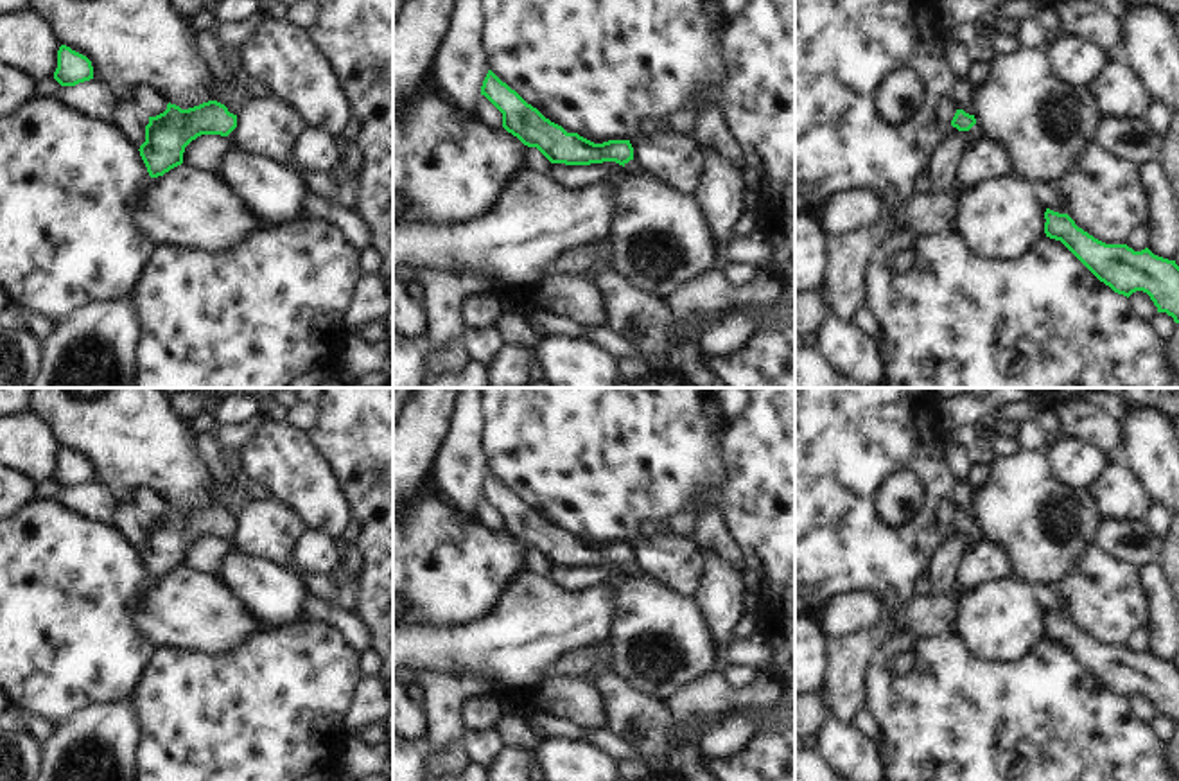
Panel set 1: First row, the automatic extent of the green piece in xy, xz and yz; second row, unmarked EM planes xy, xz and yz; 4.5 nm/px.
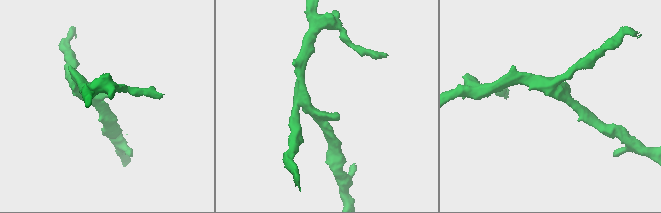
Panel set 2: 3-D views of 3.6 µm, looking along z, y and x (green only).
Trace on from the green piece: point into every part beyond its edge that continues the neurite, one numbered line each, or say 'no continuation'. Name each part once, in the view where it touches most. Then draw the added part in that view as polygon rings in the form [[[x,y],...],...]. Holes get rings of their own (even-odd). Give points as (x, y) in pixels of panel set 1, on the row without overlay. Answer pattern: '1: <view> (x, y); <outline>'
1: xz (632, 570); [[[630,562],[628,566],[624,566],[623,569],[628,576],[633,578],[651,578],[648,573],[644,573],[635,562]]]

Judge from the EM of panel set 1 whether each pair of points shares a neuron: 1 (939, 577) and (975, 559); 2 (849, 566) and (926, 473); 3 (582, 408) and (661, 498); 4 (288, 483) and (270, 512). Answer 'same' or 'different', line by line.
1: different
2: same
3: same
4: different

